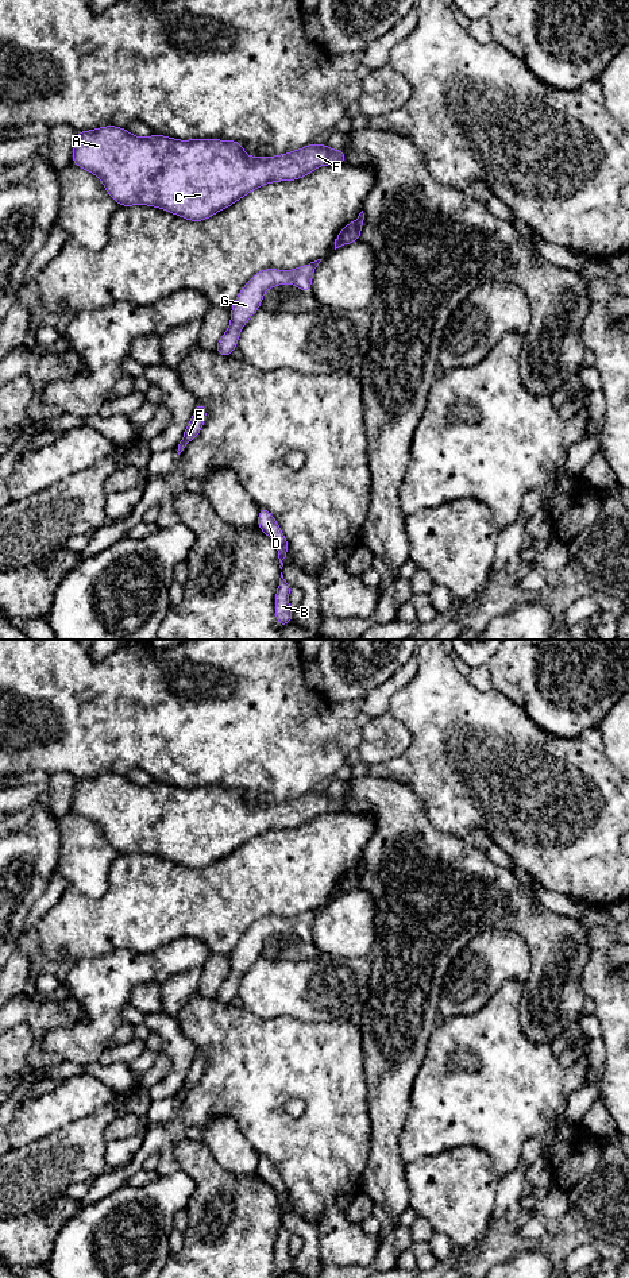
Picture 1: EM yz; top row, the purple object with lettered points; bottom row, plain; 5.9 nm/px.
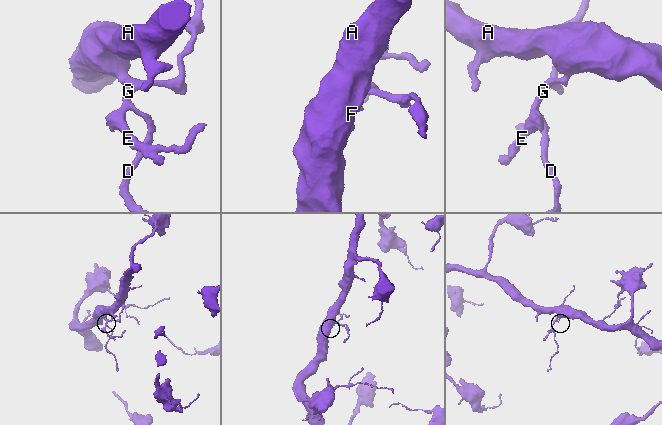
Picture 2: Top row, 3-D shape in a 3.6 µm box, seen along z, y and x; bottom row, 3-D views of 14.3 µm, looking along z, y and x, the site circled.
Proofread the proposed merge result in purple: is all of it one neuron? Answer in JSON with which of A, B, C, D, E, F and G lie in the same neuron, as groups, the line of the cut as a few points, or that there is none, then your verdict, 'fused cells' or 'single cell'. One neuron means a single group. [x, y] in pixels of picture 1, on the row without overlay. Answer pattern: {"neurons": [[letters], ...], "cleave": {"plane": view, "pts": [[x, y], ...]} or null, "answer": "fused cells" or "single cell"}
{"neurons": [["A", "B", "C", "D", "E", "F", "G"]], "cleave": null, "answer": "single cell"}

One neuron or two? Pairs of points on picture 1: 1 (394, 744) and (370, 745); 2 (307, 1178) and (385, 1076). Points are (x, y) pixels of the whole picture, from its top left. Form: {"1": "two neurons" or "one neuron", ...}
{"1": "one neuron", "2": "two neurons"}

